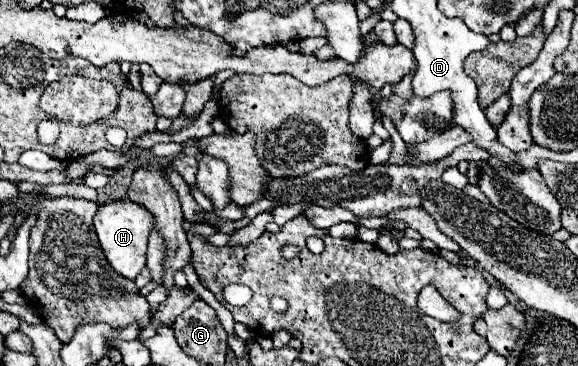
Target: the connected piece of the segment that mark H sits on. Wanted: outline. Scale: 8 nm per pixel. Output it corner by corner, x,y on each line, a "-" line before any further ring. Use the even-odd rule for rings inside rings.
130,199
106,201
98,207
98,213
94,215
94,229
108,263
112,263
116,273
122,273
128,279
136,279
140,269
146,265
146,247
152,227
154,227
152,213
144,205
134,203

